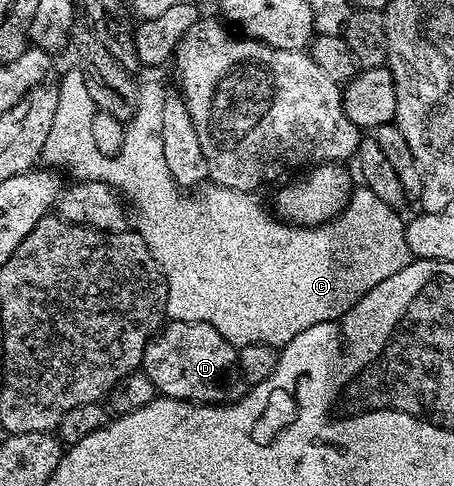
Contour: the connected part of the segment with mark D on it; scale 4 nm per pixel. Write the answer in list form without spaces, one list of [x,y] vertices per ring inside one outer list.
[[[168,320],[160,331],[148,341],[144,351],[142,371],[154,382],[157,393],[175,400],[192,400],[195,404],[223,404],[235,402],[244,395],[246,381],[240,375],[240,358],[237,345],[232,344],[214,326],[206,322],[186,322],[185,320]]]

